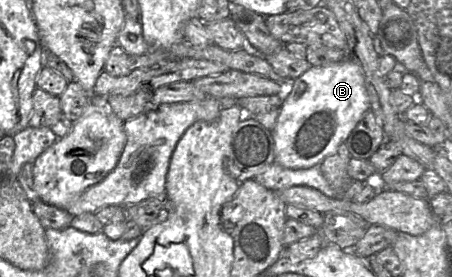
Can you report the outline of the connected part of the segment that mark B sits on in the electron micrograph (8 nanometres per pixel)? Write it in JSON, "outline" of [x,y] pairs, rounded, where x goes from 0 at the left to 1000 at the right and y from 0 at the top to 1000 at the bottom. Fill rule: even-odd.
{"outline":[[[777,206],[746,227],[688,238],[653,285],[639,339],[628,354],[619,408],[600,473],[608,513],[608,585],[642,610],[679,610],[710,585],[761,516],[801,426],[819,394],[819,350],[808,310],[808,282],[796,235]]]}

